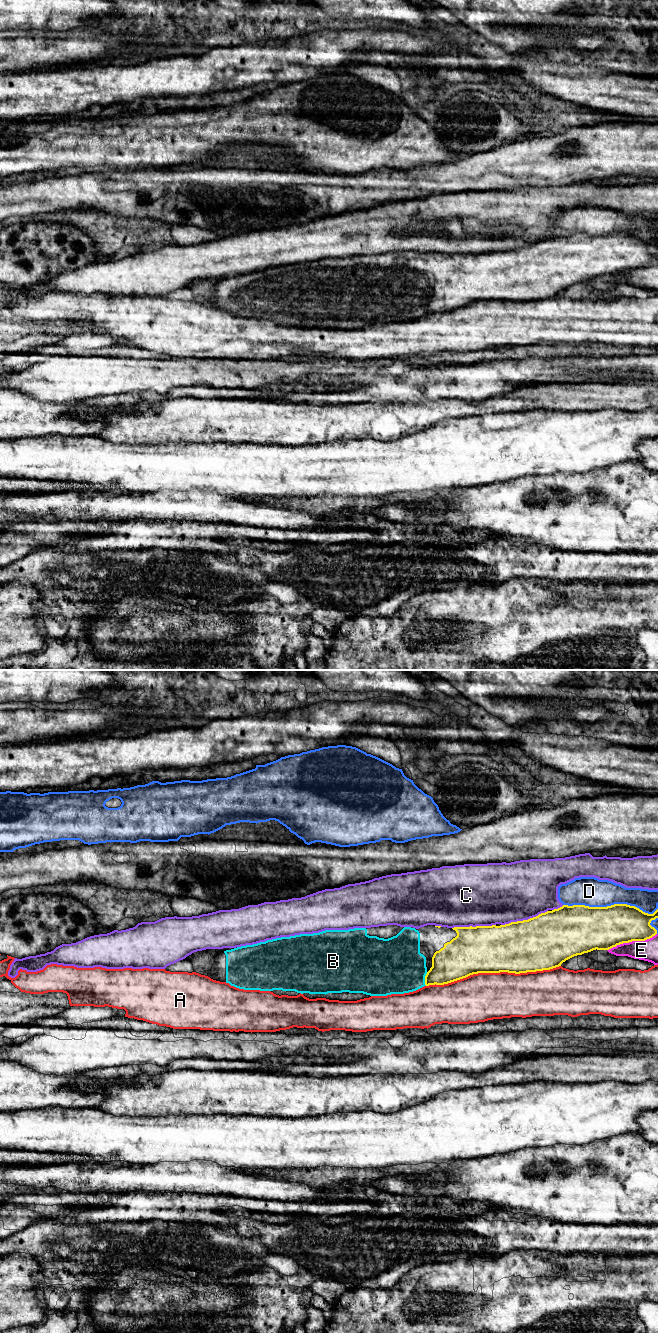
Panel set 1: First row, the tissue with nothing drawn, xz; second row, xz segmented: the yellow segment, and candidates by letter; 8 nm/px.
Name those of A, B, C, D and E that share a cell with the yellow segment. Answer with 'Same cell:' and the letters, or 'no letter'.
Same cell: B

